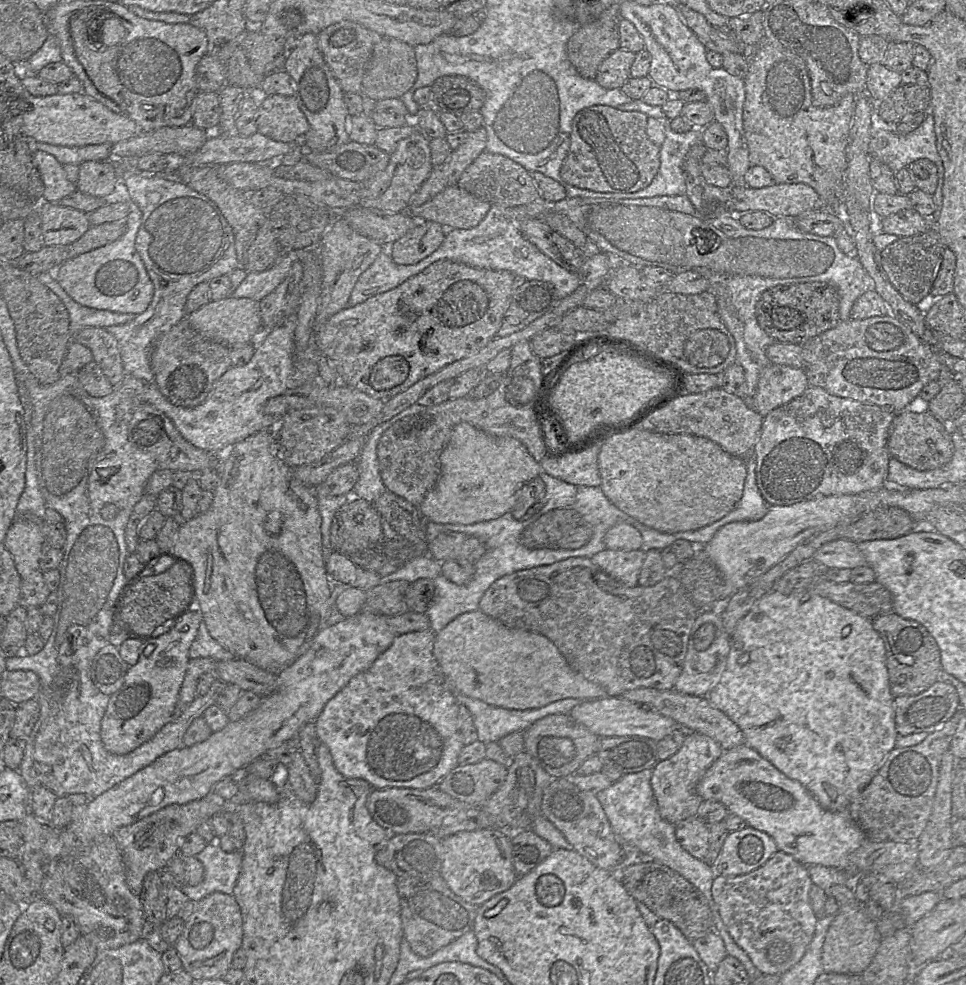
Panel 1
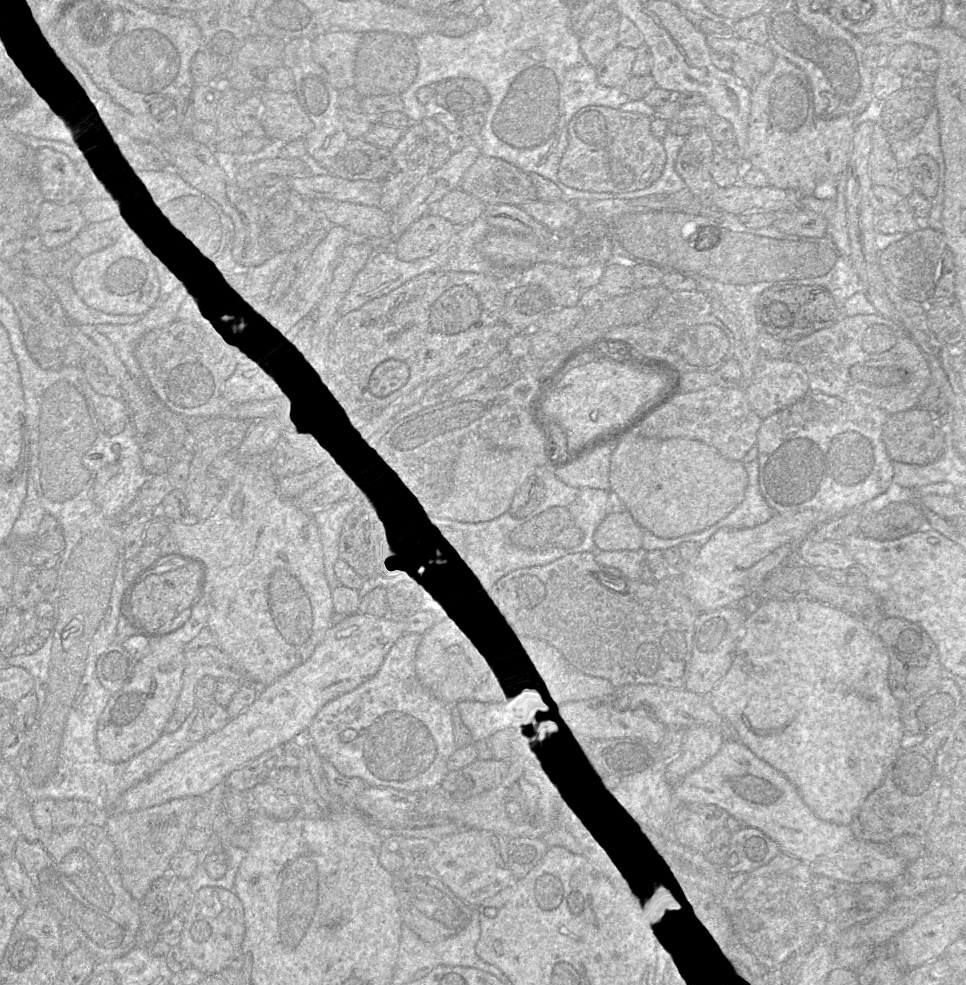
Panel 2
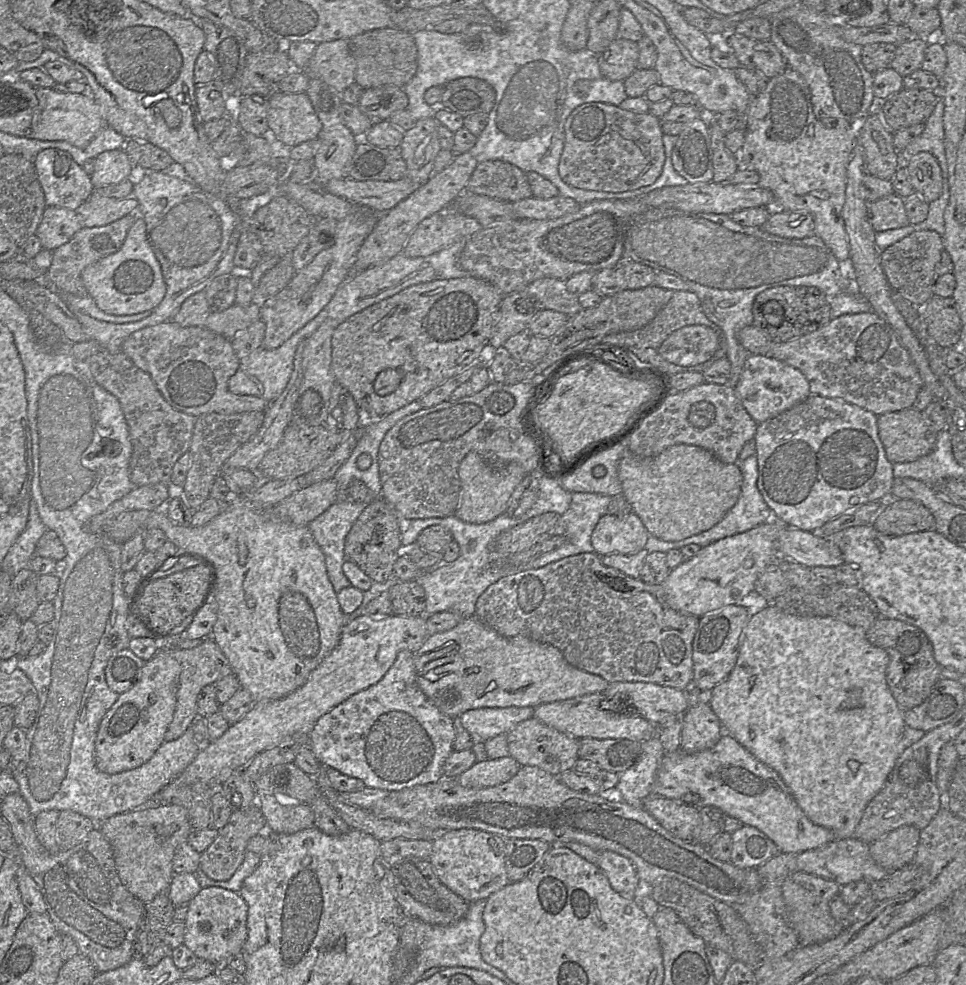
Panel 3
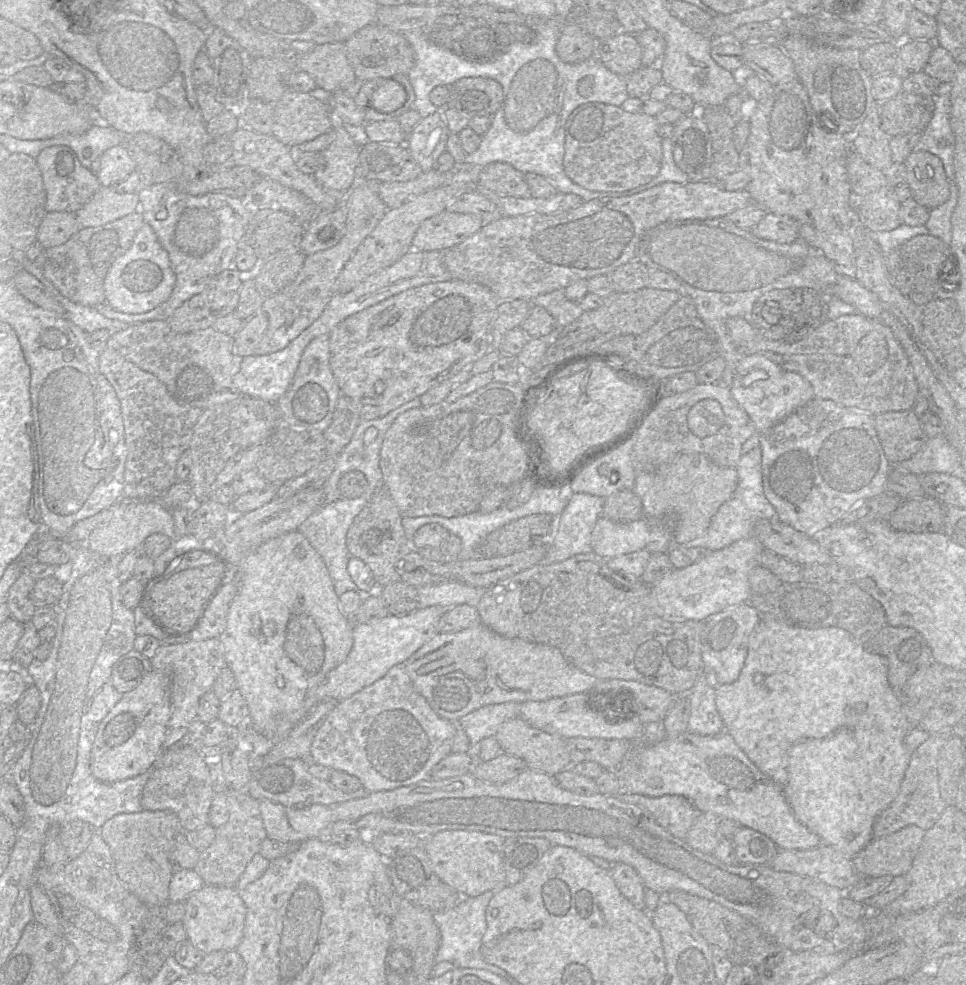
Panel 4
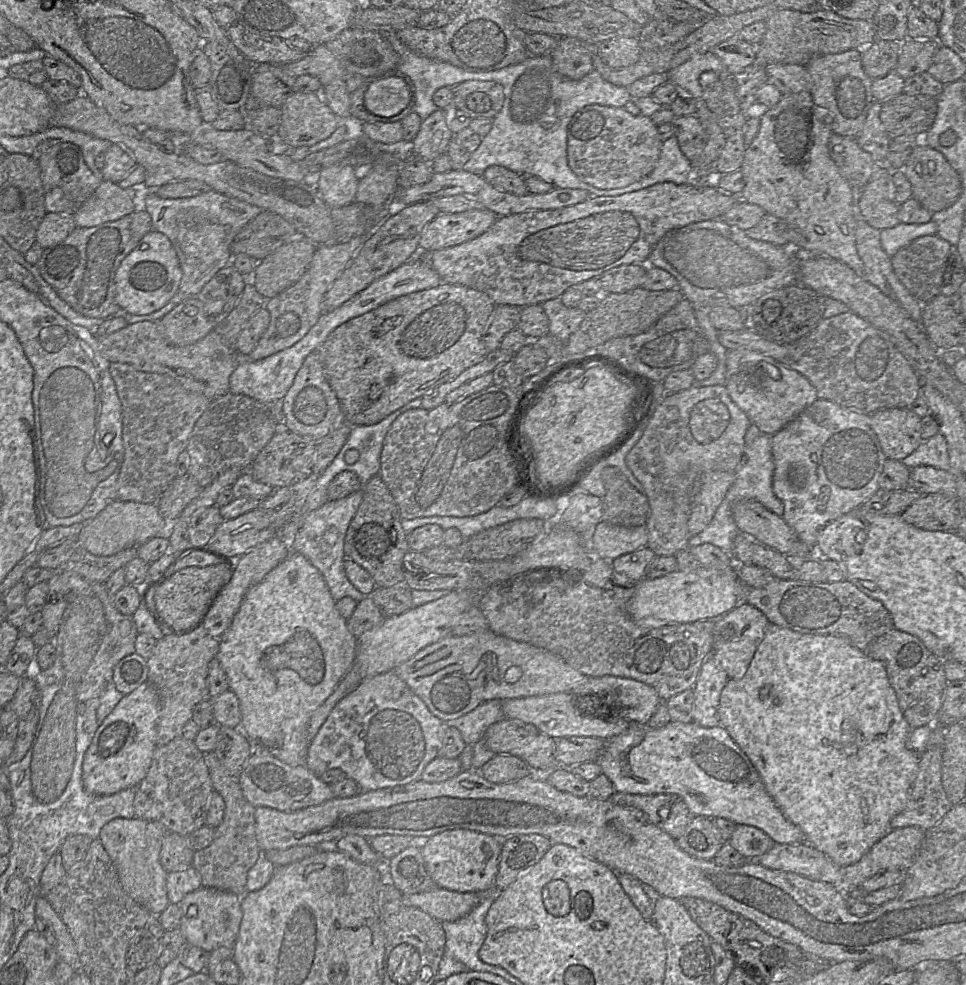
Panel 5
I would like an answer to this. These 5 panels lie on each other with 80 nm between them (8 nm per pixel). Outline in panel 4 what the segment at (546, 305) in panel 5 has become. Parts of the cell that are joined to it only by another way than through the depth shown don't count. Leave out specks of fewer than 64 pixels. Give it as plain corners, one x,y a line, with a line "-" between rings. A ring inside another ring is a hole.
564,290
542,294
532,300
532,305
541,306
552,315
557,329
569,325
584,312
578,303
567,299

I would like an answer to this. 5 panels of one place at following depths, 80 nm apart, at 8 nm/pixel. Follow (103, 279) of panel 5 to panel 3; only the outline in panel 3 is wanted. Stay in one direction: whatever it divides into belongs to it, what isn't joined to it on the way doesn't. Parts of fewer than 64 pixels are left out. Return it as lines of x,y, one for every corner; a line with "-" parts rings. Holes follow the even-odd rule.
132,213
104,226
82,227
72,239
52,251
51,264
46,276
63,292
77,296
89,296
82,281
83,270
119,251
136,218
137,215

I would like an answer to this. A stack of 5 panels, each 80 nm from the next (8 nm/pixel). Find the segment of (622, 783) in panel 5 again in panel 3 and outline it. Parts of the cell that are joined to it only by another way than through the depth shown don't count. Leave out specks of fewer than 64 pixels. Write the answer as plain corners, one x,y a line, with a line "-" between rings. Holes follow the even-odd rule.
725,732
710,749
692,754
680,749
665,753
652,787
652,795
681,800
698,809
715,806
727,816
763,832
784,854
818,849
835,839
832,831
808,819
775,770
759,761

